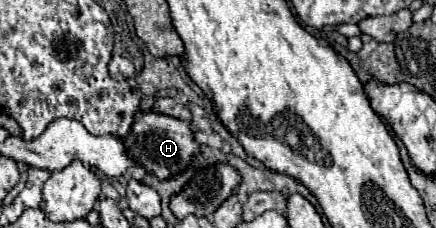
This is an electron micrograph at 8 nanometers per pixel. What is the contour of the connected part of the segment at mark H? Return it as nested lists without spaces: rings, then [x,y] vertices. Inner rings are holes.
[[[142,113],[134,125],[132,125],[132,133],[126,135],[126,149],[130,153],[130,157],[144,167],[146,171],[154,173],[158,179],[168,179],[180,171],[184,171],[192,157],[198,153],[198,143],[192,137],[192,129],[190,123],[168,117],[168,115],[160,115],[160,113]]]

